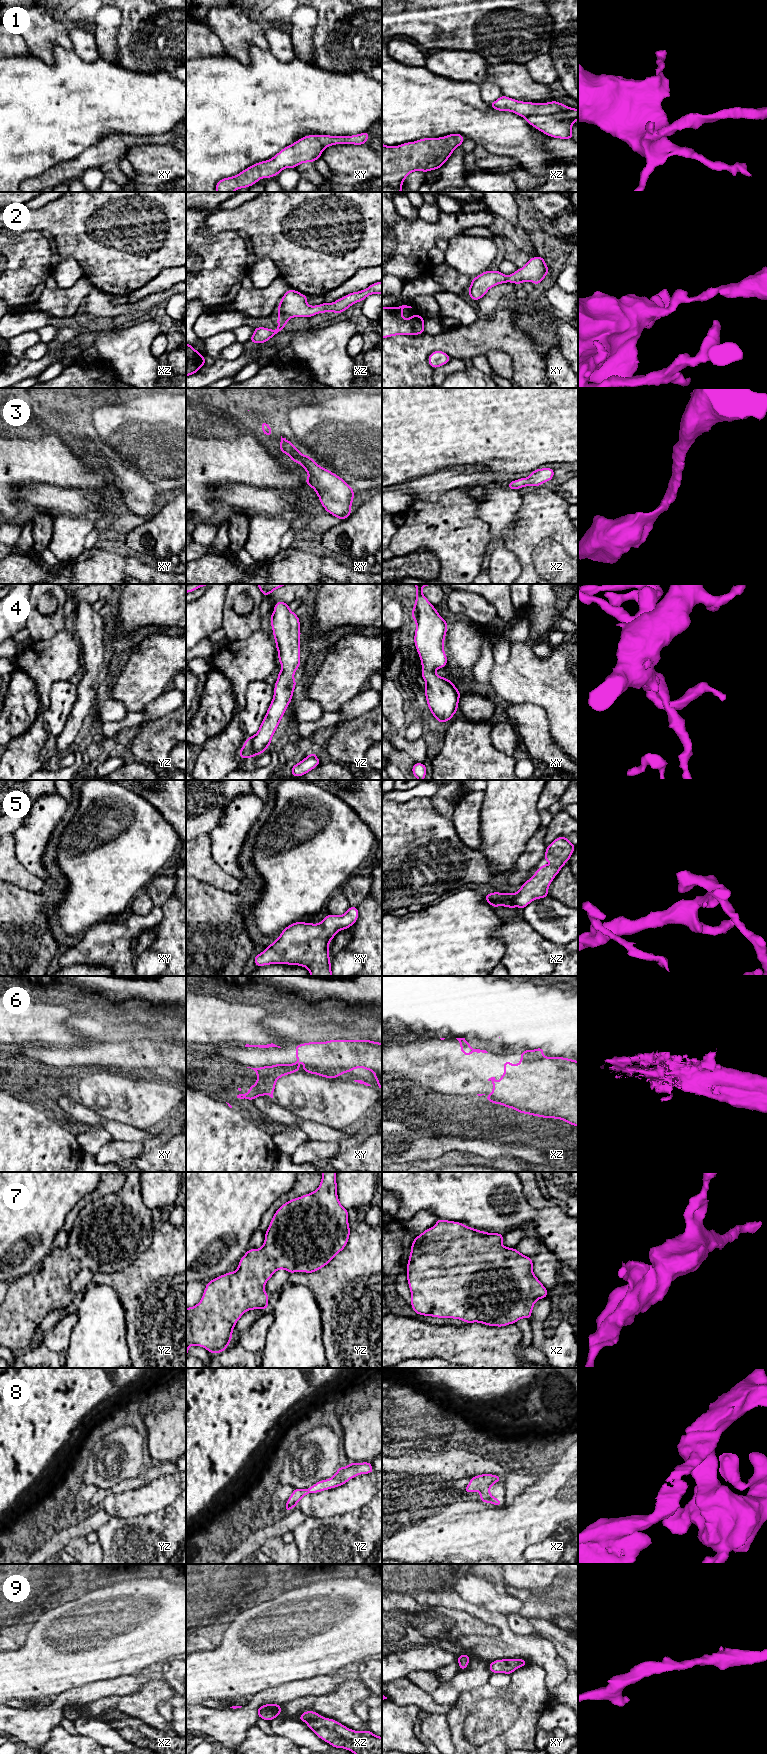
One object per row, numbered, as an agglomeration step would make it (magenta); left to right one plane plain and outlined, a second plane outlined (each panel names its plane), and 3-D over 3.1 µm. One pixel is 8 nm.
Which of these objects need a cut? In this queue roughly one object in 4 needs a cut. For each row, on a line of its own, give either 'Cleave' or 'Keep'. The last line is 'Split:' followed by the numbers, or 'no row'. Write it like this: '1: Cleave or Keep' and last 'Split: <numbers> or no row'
1: Keep
2: Keep
3: Keep
4: Keep
5: Keep
6: Keep
7: Keep
8: Keep
9: Keep
Split: no row

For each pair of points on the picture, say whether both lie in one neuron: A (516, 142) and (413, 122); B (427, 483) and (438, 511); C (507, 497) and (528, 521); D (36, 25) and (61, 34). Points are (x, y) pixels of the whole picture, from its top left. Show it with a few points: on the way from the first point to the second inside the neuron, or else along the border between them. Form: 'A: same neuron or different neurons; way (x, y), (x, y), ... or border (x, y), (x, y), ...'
A: same neuron; way (490, 129), (479, 122), (439, 122)
B: different neurons; border (455, 489), (446, 491), (436, 501), (413, 501)
C: different neurons; border (522, 496), (517, 522), (507, 531)
D: same neuron; way (42, 30), (55, 32)

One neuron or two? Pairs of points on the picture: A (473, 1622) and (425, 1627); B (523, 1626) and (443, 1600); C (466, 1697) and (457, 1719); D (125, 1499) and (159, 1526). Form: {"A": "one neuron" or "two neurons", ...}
{"A": "one neuron", "B": "two neurons", "C": "one neuron", "D": "two neurons"}

